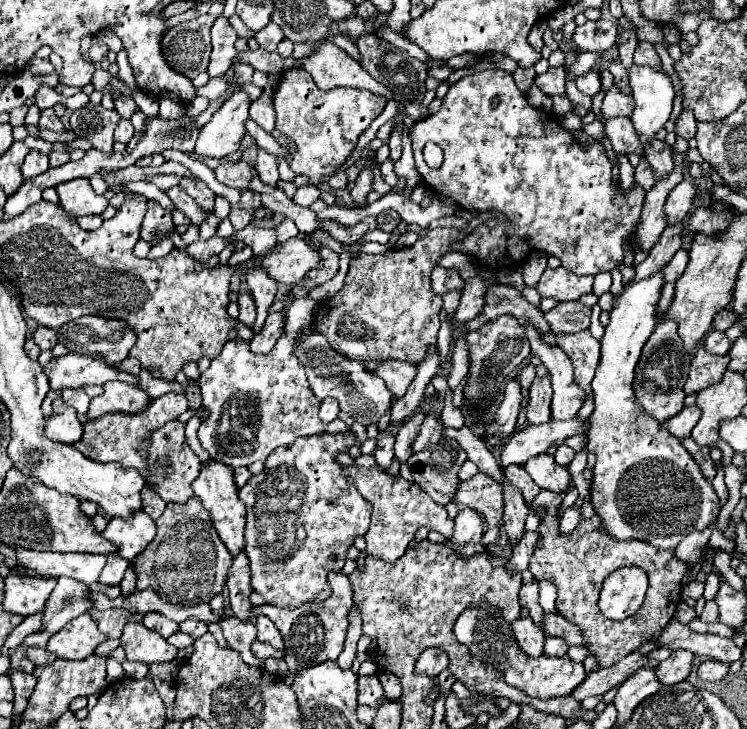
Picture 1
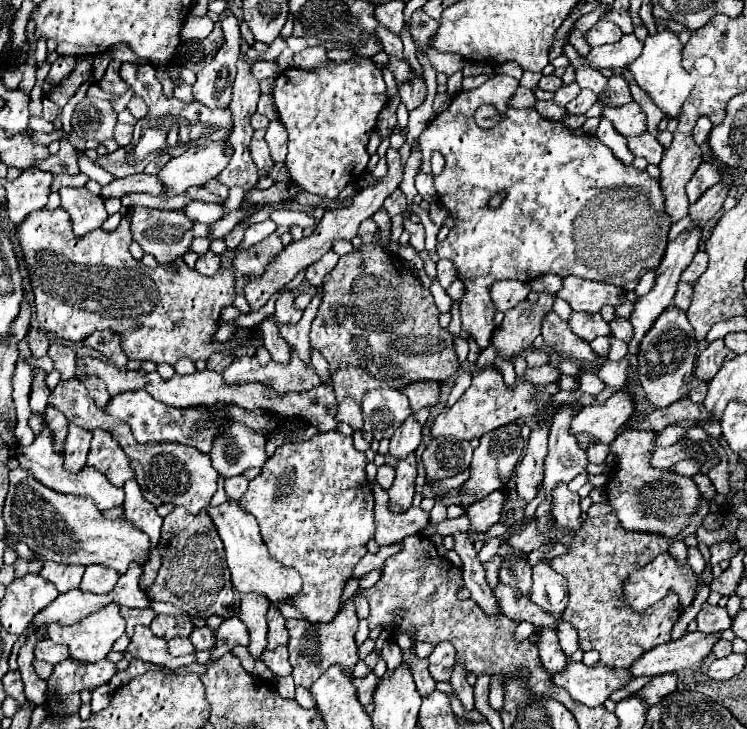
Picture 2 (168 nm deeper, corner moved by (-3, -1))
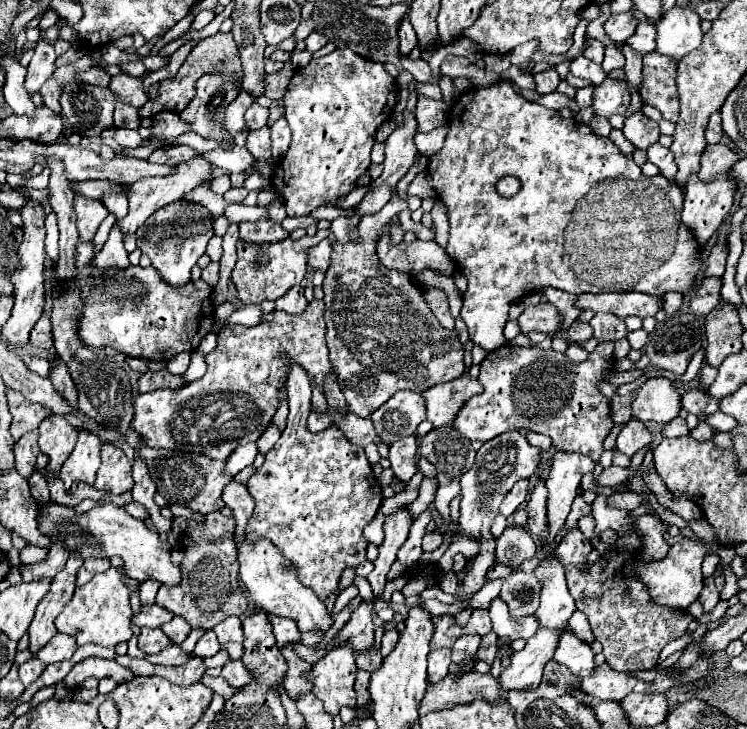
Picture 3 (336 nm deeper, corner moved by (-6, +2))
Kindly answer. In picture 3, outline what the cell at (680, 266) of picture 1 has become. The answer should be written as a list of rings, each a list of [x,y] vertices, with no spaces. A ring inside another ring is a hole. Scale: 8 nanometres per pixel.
[[[717,244],[709,258],[707,258],[707,276],[723,276],[725,272],[725,264],[727,264],[727,254],[729,254],[729,246],[727,244]]]

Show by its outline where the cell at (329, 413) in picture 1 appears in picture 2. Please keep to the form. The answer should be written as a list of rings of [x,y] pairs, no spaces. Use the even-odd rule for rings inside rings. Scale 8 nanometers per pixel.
[[[366,219],[360,225],[358,235],[362,237],[362,251],[352,251],[350,255],[340,257],[334,271],[326,277],[322,305],[318,309],[316,319],[312,321],[312,331],[310,331],[310,343],[330,363],[334,393],[338,401],[338,411],[334,419],[350,423],[354,431],[362,432],[368,443],[371,443],[374,437],[363,429],[360,401],[364,391],[376,387],[400,389],[408,383],[422,379],[446,381],[458,371],[458,359],[452,347],[452,335],[438,325],[440,311],[434,303],[430,289],[426,289],[422,281],[412,271],[408,271],[396,257],[390,257],[390,253],[386,253],[382,247],[372,245],[372,237],[376,231],[378,225],[372,219]]]

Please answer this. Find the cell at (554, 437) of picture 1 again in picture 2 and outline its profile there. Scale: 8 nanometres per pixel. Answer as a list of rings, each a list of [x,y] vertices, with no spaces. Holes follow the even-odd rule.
[[[618,391],[604,405],[582,407],[580,413],[572,419],[570,433],[574,437],[586,433],[608,445],[612,439],[616,439],[616,433],[626,423],[630,411],[634,411],[634,399]]]

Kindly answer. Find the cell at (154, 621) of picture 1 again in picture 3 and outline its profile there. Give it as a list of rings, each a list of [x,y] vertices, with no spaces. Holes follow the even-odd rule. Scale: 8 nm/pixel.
[[[175,616],[175,618],[169,620],[165,626],[161,626],[161,630],[163,630],[175,644],[181,644],[181,642],[189,636],[189,632],[191,632],[189,624],[185,624],[185,620],[181,620],[179,616]]]

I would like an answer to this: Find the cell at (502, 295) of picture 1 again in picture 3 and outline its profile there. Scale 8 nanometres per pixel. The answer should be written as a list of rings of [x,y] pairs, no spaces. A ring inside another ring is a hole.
[[[581,320],[573,322],[567,332],[569,332],[569,340],[575,342],[575,344],[585,342],[585,340],[589,340],[593,336],[593,328],[587,322],[581,322]]]

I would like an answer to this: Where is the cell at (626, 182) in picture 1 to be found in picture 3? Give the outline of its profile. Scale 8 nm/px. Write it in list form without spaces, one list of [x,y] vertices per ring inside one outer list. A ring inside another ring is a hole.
[[[613,130],[613,132],[609,134],[609,138],[611,138],[611,142],[613,142],[613,144],[623,152],[623,154],[627,154],[627,156],[635,150],[635,146],[633,146],[625,136],[623,136],[621,130]]]

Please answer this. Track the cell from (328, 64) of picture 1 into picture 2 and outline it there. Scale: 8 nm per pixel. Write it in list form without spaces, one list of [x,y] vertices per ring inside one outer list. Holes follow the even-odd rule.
[[[308,47],[294,55],[294,67],[306,69],[306,71],[314,71],[314,69],[322,67],[322,63],[326,63],[326,61],[328,61],[328,55],[326,55],[324,47]]]

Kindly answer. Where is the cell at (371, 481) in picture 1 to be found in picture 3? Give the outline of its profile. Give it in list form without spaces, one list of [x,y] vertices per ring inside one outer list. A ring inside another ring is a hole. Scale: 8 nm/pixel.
[[[493,600],[491,608],[489,608],[491,620],[493,620],[493,632],[501,638],[509,638],[509,640],[529,640],[537,630],[539,630],[539,622],[535,616],[527,616],[527,618],[513,618],[509,614],[509,610],[505,608],[503,600]]]

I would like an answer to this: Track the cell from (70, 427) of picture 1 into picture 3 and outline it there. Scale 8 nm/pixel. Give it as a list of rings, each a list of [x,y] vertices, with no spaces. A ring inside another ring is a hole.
[[[79,432],[79,440],[75,450],[71,452],[69,460],[61,468],[61,480],[65,490],[69,490],[75,482],[87,482],[89,486],[95,484],[95,474],[101,466],[101,440],[89,432]]]

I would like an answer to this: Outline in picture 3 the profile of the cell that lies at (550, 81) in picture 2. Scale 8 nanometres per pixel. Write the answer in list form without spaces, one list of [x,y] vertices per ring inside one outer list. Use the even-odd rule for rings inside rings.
[[[553,68],[539,72],[539,74],[533,74],[533,78],[535,78],[535,92],[539,92],[539,94],[555,92],[555,88],[559,84],[559,74]]]

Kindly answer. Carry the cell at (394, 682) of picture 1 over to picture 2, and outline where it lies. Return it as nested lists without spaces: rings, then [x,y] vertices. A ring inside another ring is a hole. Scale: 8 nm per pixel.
[[[386,641],[382,645],[380,653],[382,653],[382,659],[388,663],[388,671],[394,671],[402,663],[402,651],[400,651],[400,647],[396,643]]]

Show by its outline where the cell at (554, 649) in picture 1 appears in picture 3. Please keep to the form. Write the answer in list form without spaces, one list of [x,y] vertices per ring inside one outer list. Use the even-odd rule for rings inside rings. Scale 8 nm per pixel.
[[[577,610],[577,612],[569,618],[569,624],[571,624],[573,632],[575,632],[581,640],[585,640],[585,642],[593,642],[593,632],[591,632],[591,628],[589,628],[589,620],[587,620],[587,616],[585,616],[583,612]]]

